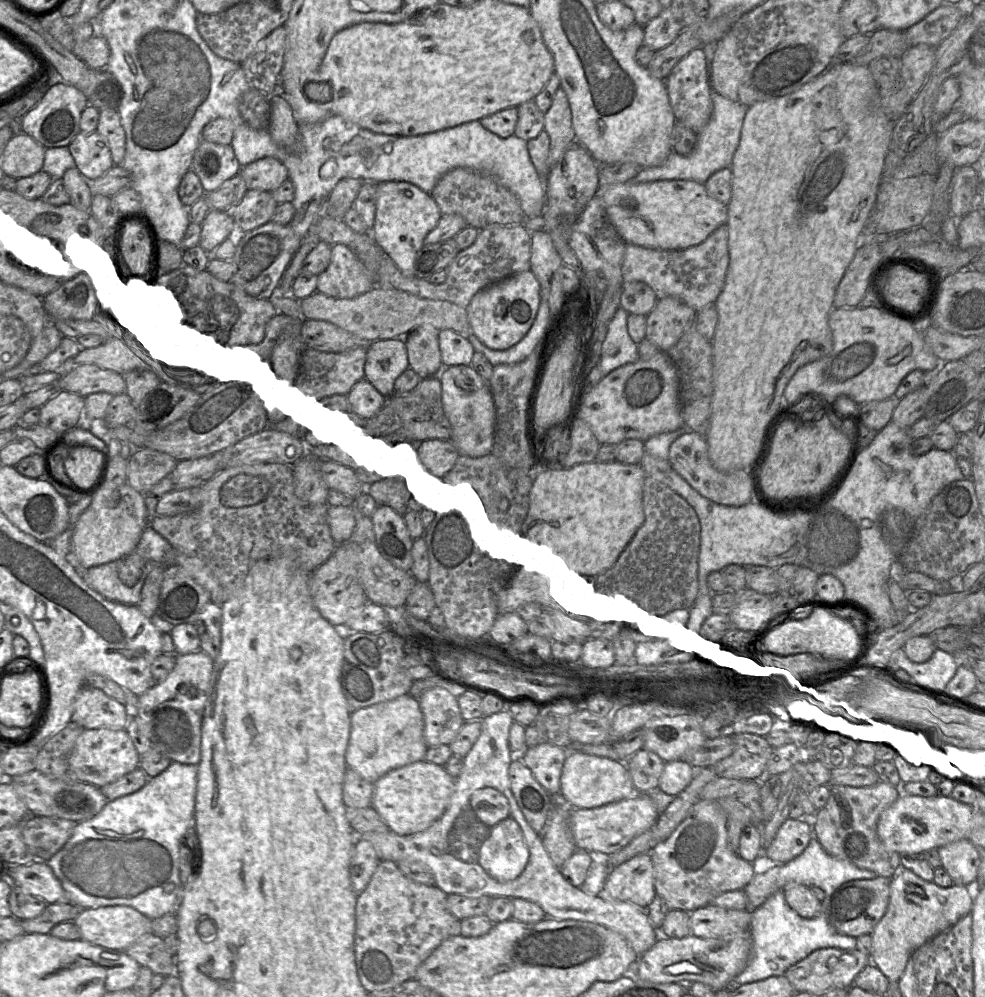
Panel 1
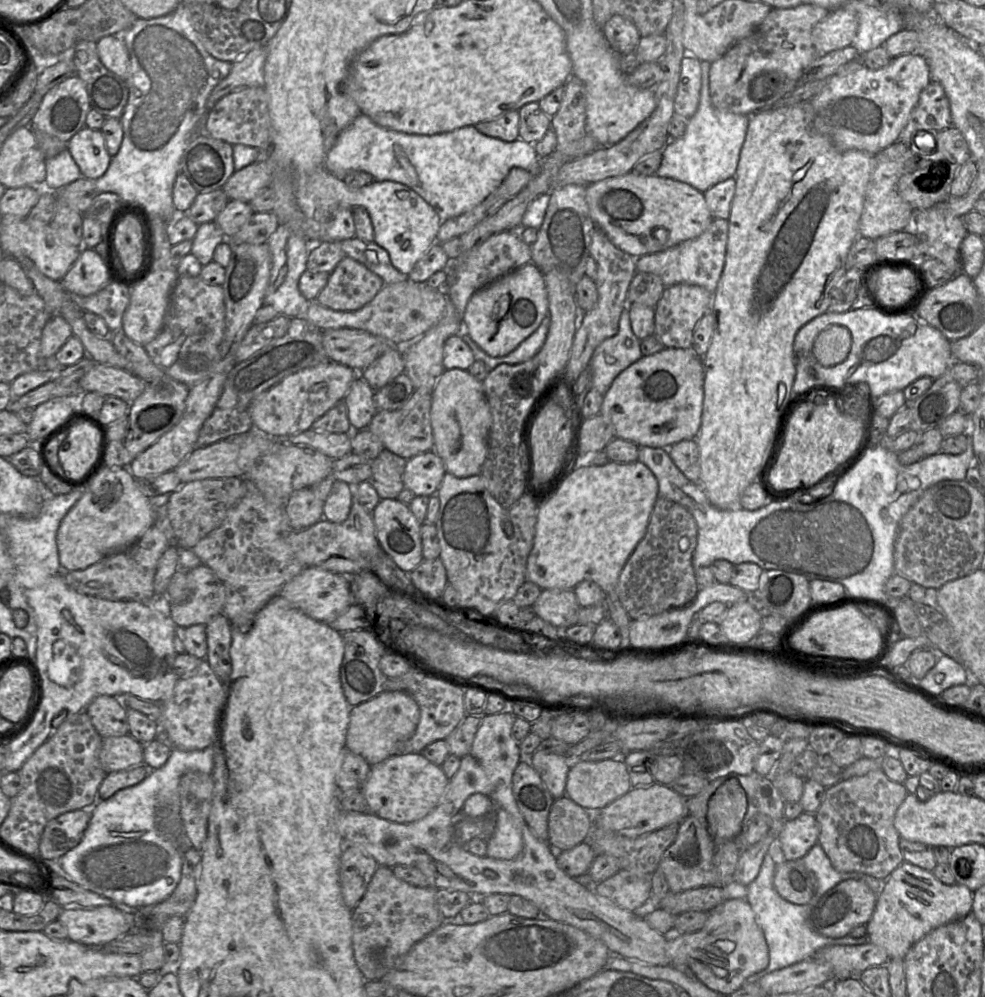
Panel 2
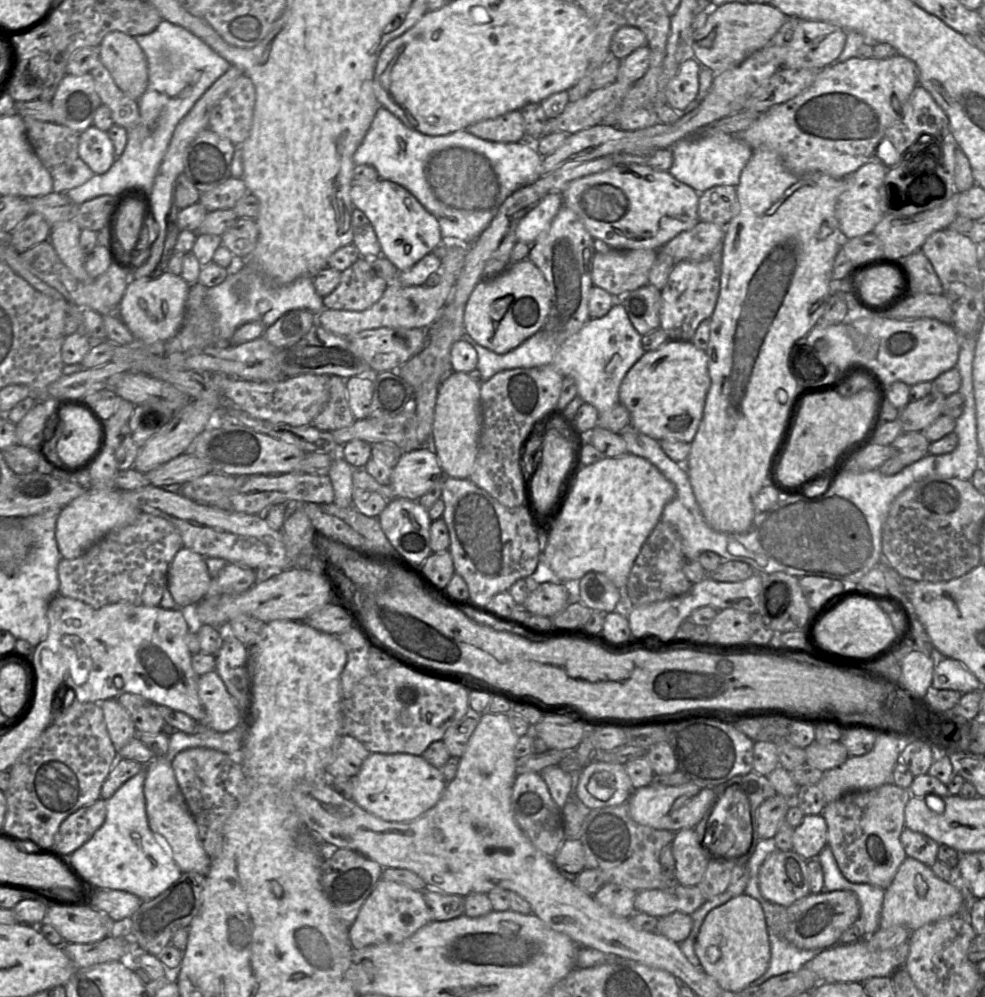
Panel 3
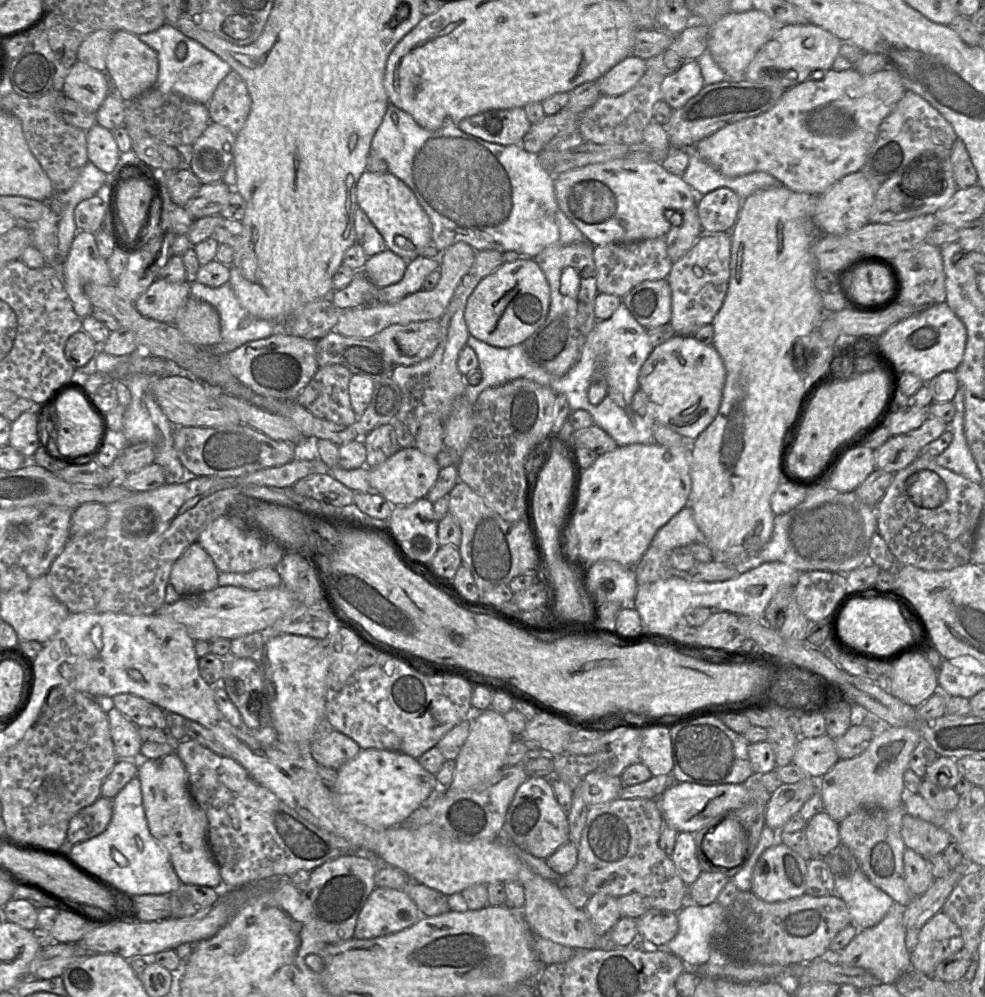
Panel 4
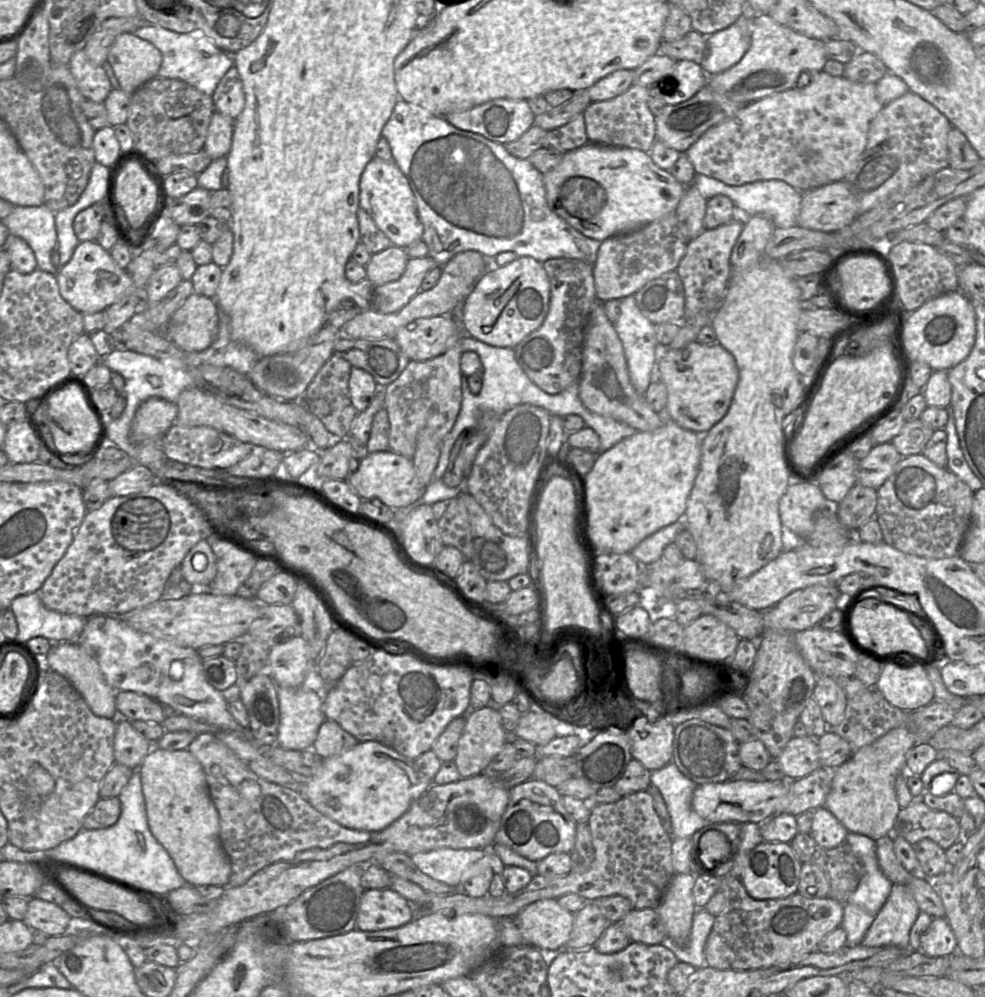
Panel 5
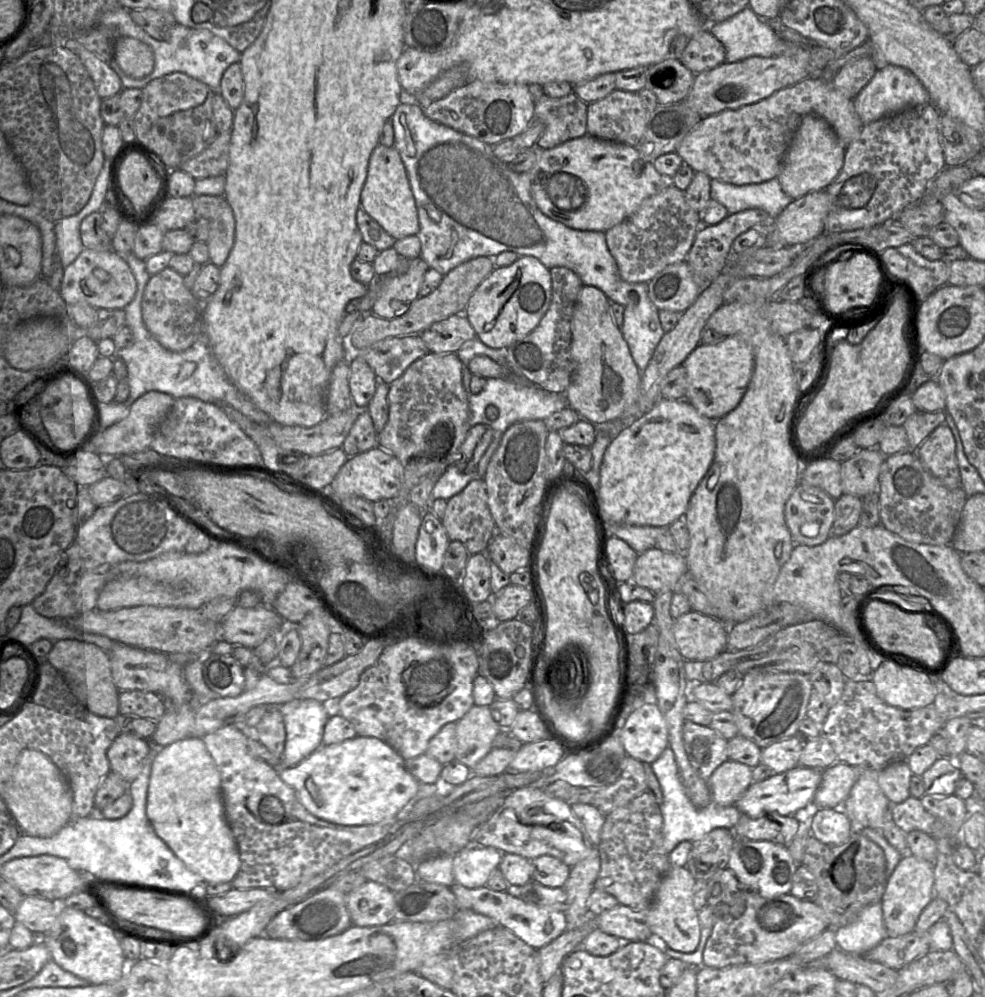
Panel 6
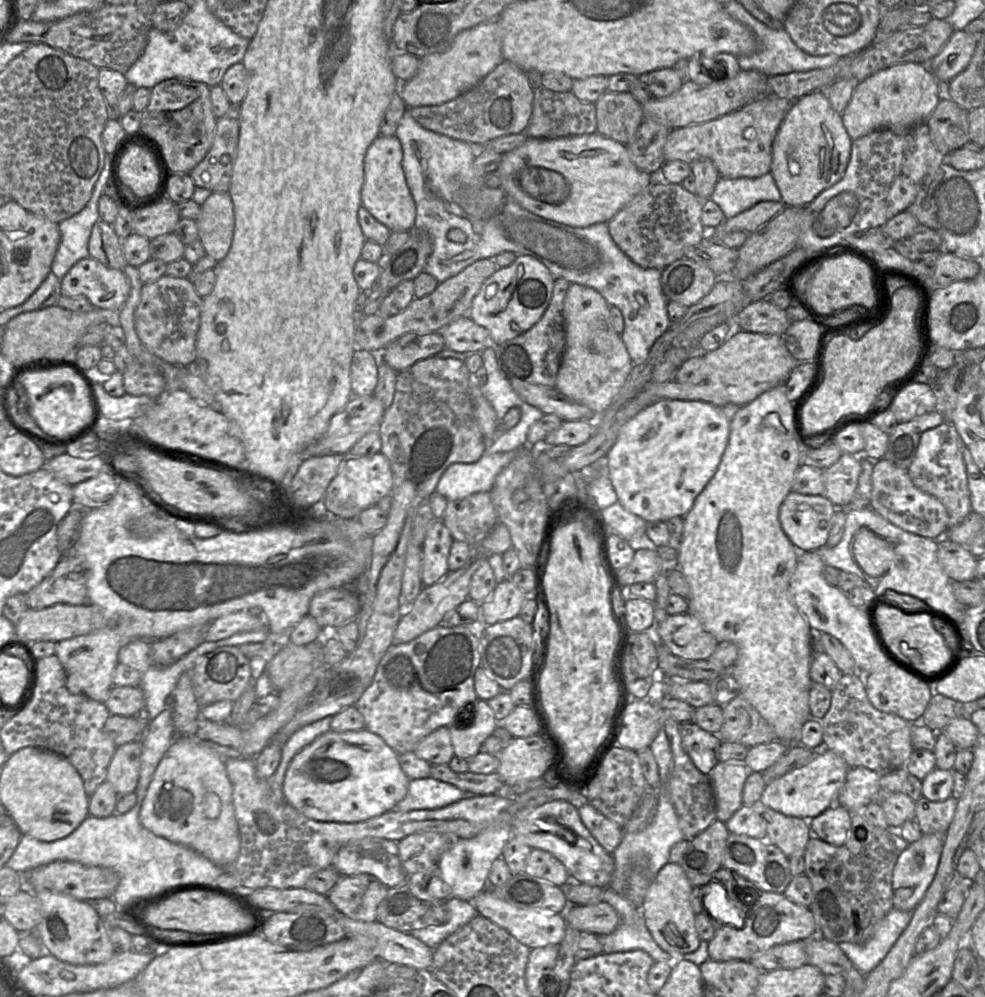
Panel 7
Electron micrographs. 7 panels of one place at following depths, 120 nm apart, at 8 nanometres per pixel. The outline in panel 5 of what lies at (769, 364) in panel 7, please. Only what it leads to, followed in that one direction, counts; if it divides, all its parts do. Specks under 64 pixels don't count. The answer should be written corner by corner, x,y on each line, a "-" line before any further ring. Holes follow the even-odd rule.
697,340
683,348
662,350
656,373
667,388
664,417
698,436
705,435
726,415
739,379
736,361
728,350
718,342
702,344

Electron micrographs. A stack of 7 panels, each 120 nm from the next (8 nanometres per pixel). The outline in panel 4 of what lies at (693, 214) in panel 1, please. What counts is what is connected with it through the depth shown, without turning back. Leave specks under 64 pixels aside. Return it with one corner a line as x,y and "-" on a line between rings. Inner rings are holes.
616,159
566,171
555,177
554,189
561,211
595,247
665,237
672,227
682,223
683,212
697,206
700,198
682,177
667,172
661,163
630,159

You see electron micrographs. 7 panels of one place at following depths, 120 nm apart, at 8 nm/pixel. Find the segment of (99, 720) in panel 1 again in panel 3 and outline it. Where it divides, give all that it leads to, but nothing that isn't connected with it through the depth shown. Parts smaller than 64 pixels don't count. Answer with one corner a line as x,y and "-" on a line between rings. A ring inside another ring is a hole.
108,699
98,704
100,704
103,711
110,739
118,751
137,736
134,722
128,711
117,699

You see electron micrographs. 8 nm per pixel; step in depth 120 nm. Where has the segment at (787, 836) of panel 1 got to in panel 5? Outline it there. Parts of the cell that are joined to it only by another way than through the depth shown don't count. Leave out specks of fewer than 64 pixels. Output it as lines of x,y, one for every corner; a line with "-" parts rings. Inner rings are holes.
820,807
815,811
810,835
819,846
825,849
836,848
846,842
848,833
827,808

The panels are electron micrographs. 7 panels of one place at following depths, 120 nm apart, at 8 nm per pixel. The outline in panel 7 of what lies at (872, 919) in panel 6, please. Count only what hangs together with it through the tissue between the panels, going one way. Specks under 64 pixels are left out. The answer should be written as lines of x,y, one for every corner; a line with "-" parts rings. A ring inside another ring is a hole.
891,909
874,926
873,935
863,944
837,943
853,965
863,974
871,972
888,954
909,925
913,911

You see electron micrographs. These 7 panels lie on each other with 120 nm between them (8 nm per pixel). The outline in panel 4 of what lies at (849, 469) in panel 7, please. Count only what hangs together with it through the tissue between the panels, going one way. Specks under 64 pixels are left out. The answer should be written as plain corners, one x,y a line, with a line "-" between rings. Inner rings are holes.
908,435
892,436
875,451
876,469
896,473
910,465
919,455

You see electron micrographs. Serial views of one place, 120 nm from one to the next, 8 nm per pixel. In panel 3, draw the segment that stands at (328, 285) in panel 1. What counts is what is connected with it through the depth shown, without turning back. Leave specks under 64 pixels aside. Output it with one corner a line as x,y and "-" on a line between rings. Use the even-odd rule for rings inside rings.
359,258
341,272
338,286
323,297
325,309
364,311
385,292
388,282
372,266
372,260

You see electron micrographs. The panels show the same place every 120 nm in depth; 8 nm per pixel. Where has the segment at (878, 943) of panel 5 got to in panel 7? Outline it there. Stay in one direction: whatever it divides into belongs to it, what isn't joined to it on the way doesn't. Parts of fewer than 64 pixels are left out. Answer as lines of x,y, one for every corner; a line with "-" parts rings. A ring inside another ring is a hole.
944,833
923,834
918,841
909,844
899,855
892,877
893,909
914,911
923,900
927,889
936,875
944,841

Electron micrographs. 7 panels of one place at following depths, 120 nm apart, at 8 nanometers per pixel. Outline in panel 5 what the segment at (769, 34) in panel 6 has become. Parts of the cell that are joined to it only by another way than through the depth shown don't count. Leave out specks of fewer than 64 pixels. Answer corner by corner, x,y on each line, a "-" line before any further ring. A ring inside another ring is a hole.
740,17
729,27
706,38
706,54
701,68
712,76
737,64
751,45
752,19

